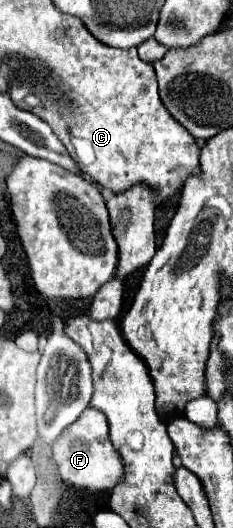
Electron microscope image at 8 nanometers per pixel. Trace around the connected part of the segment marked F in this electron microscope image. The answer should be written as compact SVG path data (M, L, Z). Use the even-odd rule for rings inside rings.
M86 408L80 418L58 436L58 440L52 444L52 450L58 472L66 484L86 488L90 492L102 492L112 490L124 474L122 460L108 438L106 416L96 408Z

